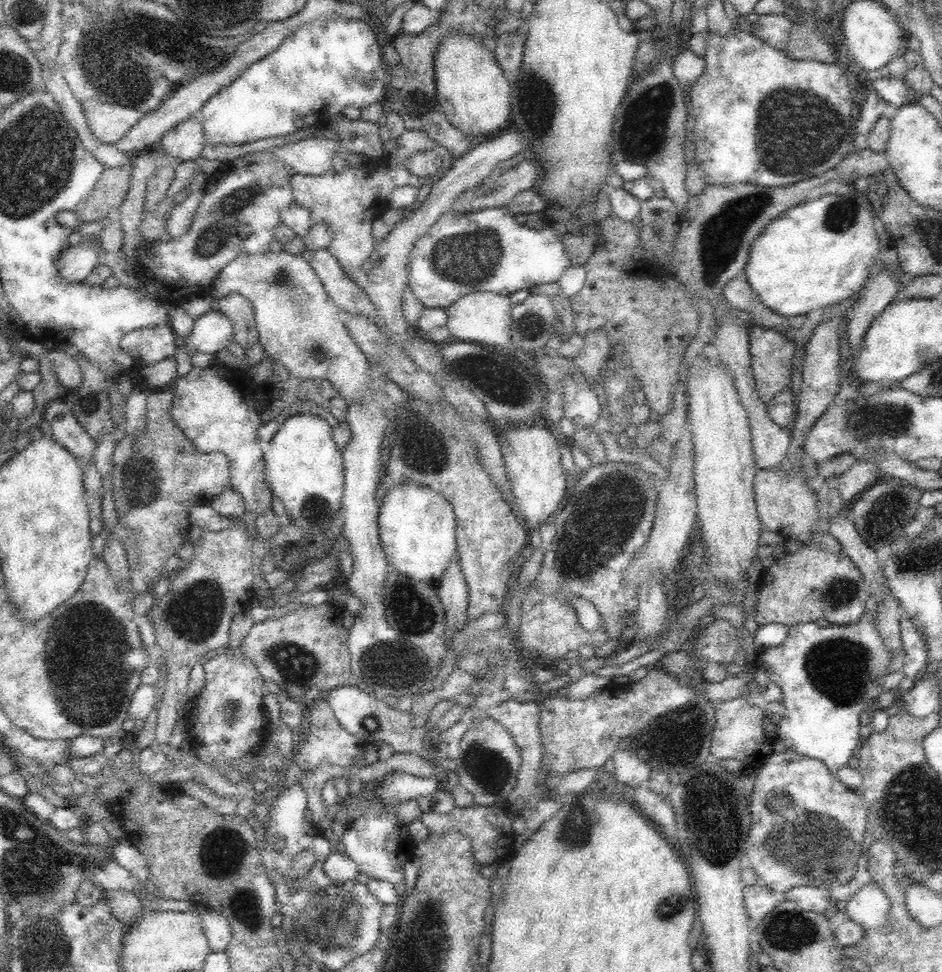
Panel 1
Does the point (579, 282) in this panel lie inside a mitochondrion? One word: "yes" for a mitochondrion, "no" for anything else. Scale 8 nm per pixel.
no

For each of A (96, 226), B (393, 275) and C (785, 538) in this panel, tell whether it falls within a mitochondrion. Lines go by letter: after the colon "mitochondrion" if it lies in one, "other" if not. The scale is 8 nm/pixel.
A: other
B: other
C: other

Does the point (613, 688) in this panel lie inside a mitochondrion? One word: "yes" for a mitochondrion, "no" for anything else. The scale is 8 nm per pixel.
no

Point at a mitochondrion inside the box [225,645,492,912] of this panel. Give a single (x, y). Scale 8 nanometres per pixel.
(372, 724)

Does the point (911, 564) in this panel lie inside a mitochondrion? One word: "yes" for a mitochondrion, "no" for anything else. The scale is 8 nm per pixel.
yes

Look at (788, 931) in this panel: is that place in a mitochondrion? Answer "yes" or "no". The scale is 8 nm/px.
yes

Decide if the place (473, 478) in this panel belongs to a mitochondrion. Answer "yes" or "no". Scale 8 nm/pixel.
no

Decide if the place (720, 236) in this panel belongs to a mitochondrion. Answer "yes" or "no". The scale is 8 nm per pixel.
yes

